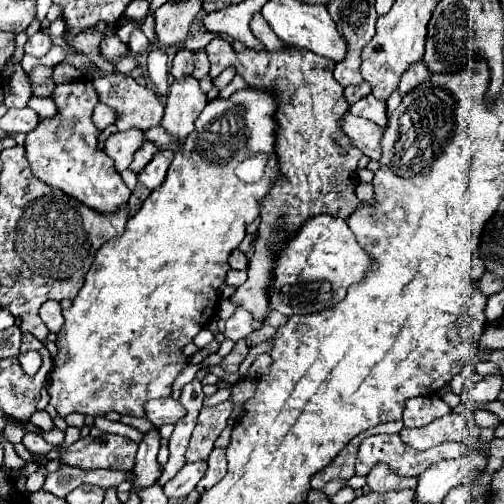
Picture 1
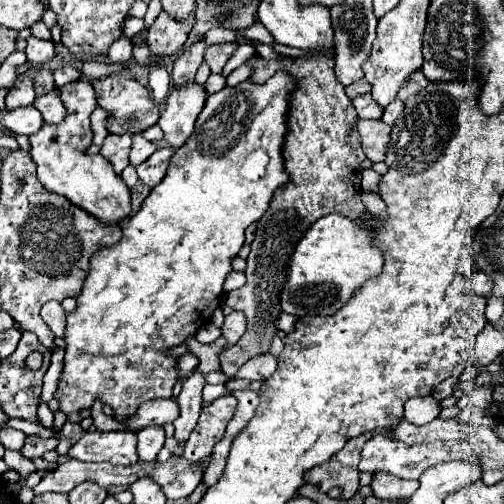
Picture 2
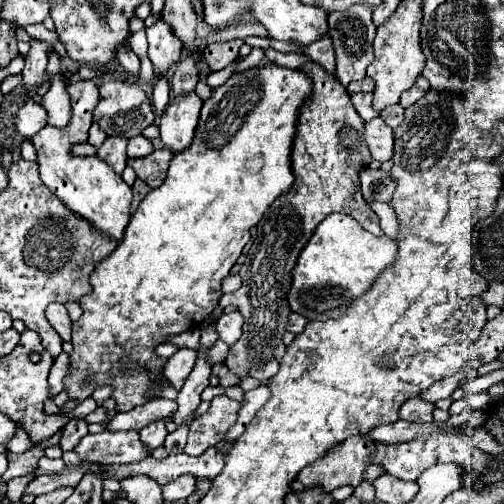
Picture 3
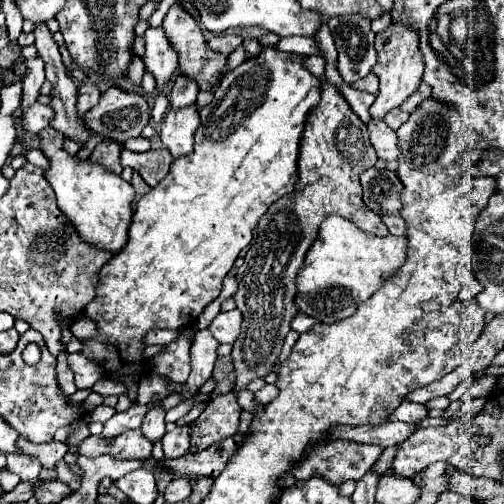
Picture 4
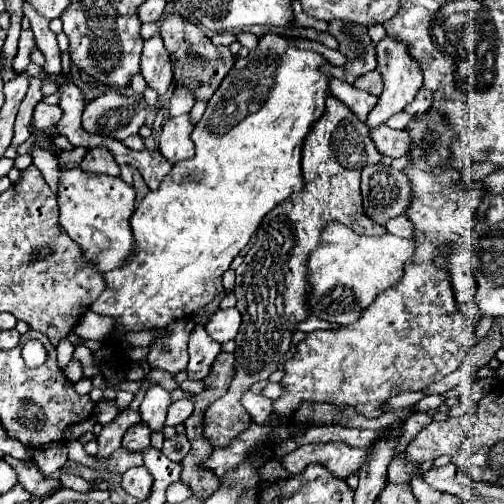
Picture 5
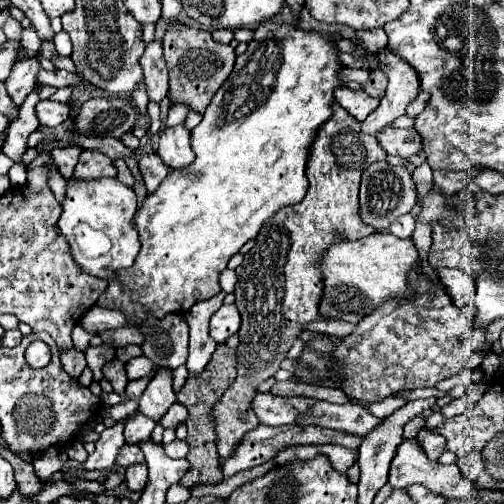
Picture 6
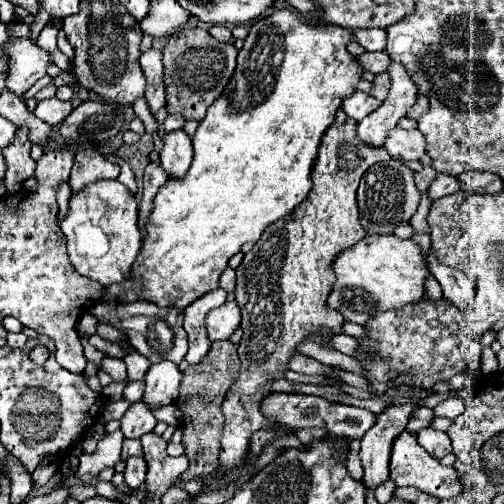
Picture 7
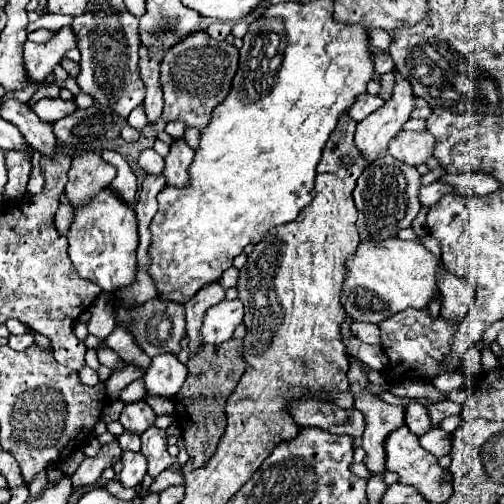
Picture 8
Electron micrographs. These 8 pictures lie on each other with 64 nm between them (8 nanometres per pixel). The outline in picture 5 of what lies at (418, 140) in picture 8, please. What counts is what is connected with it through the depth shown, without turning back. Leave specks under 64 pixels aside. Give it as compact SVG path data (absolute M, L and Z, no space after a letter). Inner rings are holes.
M380 124L376 128L370 130L370 136L376 144L376 148L380 150L380 154L390 156L390 158L400 158L406 154L406 150L410 148L410 136L404 130L392 130L386 124Z

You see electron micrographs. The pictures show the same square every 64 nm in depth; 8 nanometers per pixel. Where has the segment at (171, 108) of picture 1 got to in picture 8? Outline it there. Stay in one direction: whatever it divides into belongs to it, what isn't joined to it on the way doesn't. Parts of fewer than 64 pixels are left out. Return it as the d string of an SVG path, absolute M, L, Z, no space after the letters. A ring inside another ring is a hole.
M174 138L174 142L170 144L170 152L164 158L166 166L164 166L164 176L168 186L176 186L182 188L188 184L190 176L188 176L188 166L192 164L194 158L194 150L186 144L184 138Z

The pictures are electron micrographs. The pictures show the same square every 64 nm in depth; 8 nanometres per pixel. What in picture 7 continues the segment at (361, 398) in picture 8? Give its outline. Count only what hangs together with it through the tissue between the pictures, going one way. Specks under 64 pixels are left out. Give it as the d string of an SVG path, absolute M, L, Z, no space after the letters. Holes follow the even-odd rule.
M408 402L406 410L400 410L400 408L384 410L382 414L376 416L376 424L364 434L360 460L364 468L362 484L366 492L388 480L388 460L390 460L392 444L400 436L400 432L406 430L408 418L418 406L420 404Z

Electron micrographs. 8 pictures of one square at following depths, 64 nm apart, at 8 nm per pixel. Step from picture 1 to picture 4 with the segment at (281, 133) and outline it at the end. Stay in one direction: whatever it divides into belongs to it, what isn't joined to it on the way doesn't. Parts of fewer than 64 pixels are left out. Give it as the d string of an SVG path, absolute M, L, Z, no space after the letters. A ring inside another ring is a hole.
M216 34L210 38L208 46L210 50L222 54L222 56L230 56L232 52L242 44L242 37L231 34ZM322 82L320 96L322 98L320 98L318 106L306 118L304 132L300 138L298 182L296 182L294 190L288 196L276 200L276 204L272 204L272 208L268 208L266 216L258 222L258 238L250 244L250 250L244 256L244 266L240 266L238 274L236 274L236 280L240 286L232 298L244 316L244 328L242 328L238 340L234 342L232 354L230 354L234 372L236 372L236 388L244 388L252 378L266 376L278 362L278 356L280 356L280 350L284 344L284 336L290 332L290 322L298 314L296 304L292 304L292 296L296 296L296 284L294 284L296 272L302 268L304 256L306 256L308 248L312 246L312 242L316 240L318 228L324 222L324 218L330 214L340 214L340 216L352 220L364 232L372 232L378 236L388 234L380 216L376 212L368 210L366 204L362 202L362 186L358 180L360 170L374 166L378 160L372 144L368 142L368 130L366 130L366 126L362 128L364 122L352 112L350 104L344 100L344 96L338 92L336 86Z

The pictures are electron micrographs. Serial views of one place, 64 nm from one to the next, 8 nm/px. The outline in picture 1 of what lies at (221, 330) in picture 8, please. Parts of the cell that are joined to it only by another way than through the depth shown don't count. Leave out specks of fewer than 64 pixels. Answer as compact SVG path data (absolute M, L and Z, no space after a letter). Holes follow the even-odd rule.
M238 308L228 320L226 320L226 332L224 336L230 338L232 342L238 342L242 338L248 338L252 334L252 314L246 308Z

